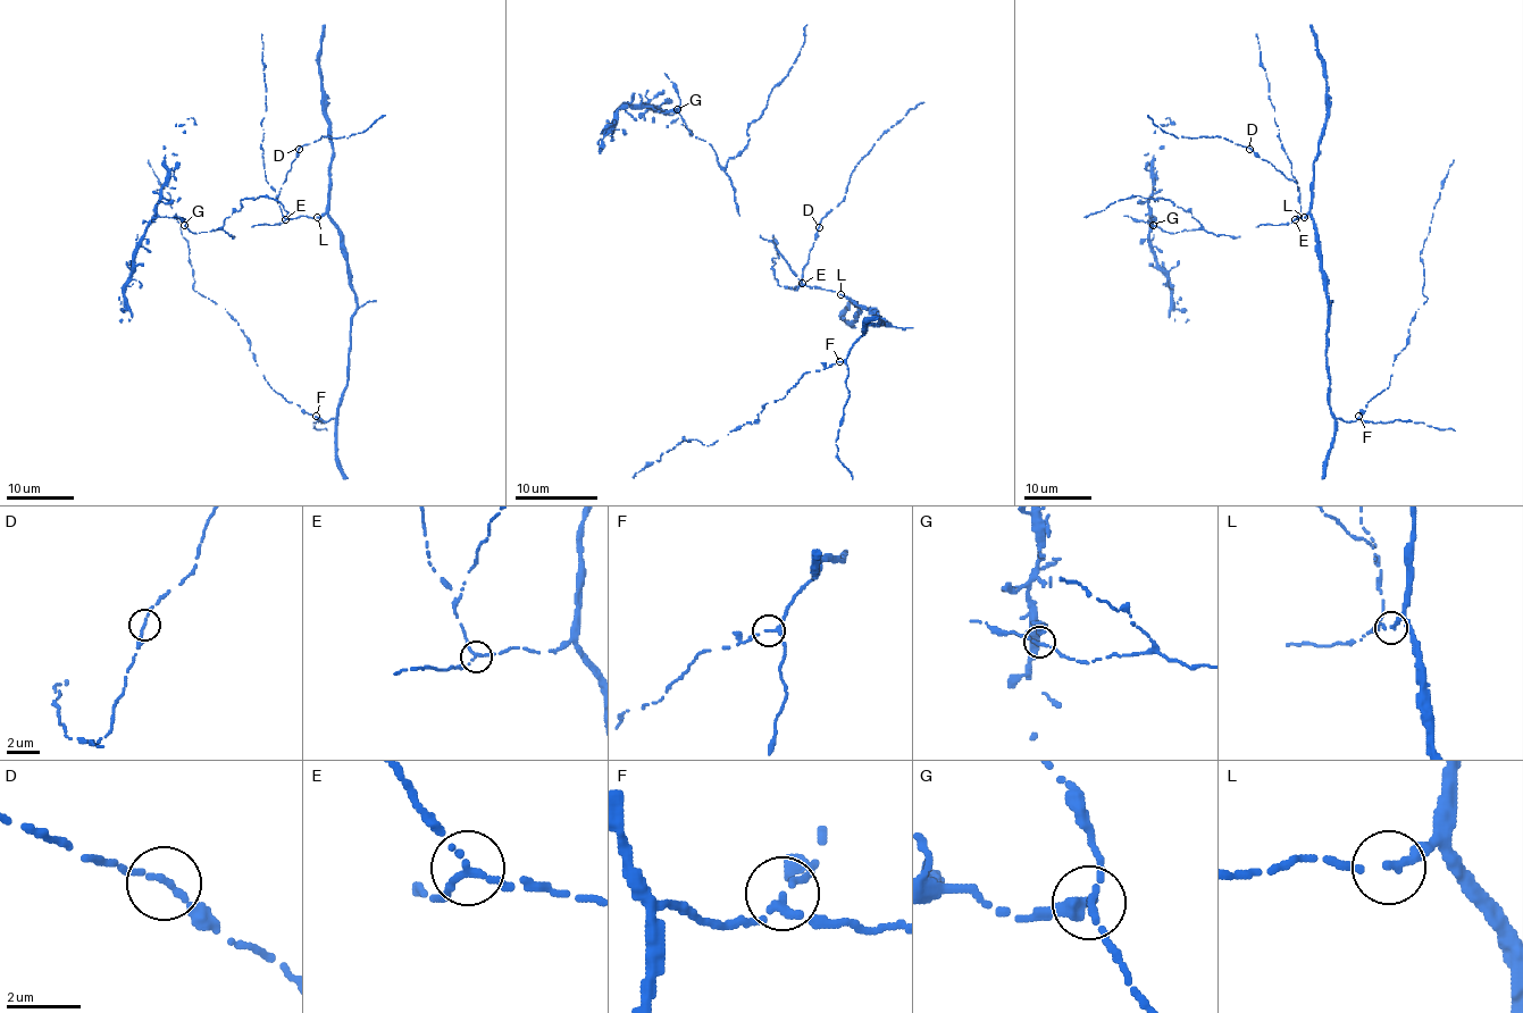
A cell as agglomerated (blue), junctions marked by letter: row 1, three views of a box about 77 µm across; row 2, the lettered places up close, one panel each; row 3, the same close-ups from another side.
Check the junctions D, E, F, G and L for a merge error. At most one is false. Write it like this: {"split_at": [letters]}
{"split_at": []}

